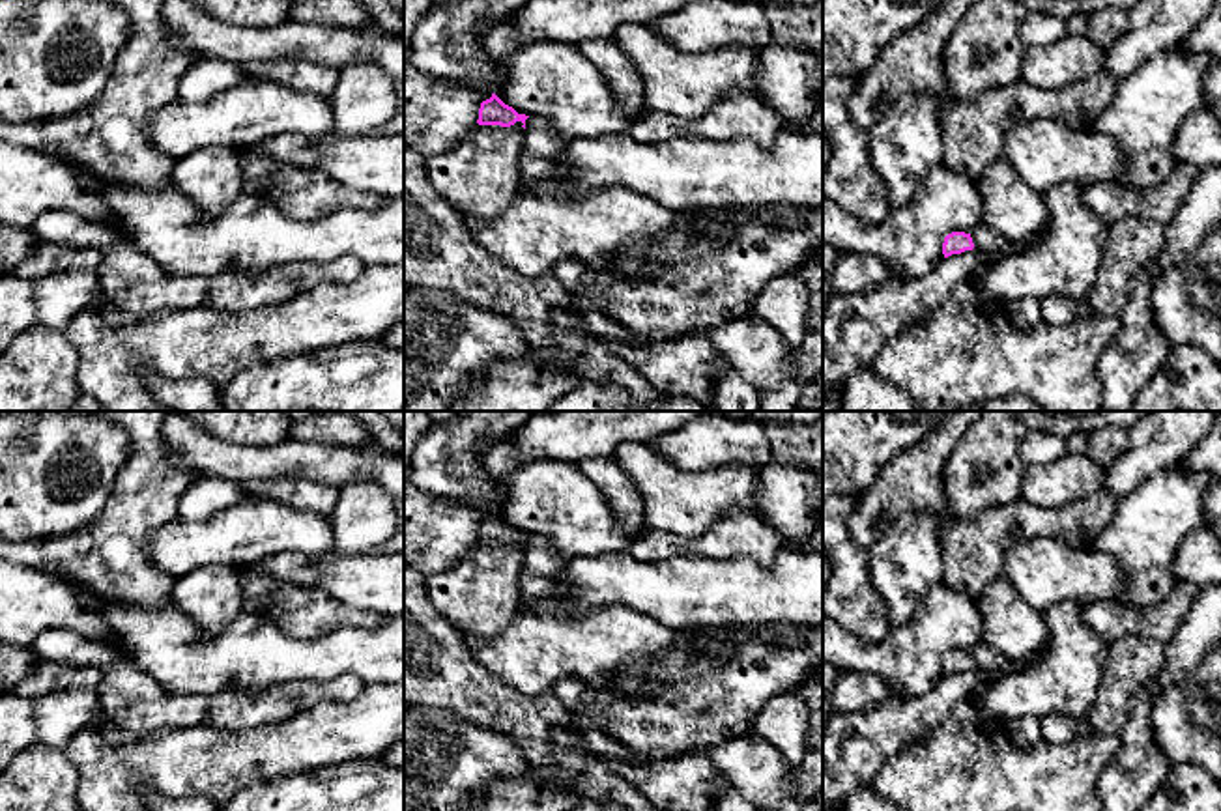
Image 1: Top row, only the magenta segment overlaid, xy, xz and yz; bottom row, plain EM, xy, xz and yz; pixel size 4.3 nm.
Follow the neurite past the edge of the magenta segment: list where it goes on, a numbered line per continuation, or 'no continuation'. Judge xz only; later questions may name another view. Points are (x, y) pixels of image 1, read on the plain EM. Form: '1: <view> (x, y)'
1: xz (539, 559)

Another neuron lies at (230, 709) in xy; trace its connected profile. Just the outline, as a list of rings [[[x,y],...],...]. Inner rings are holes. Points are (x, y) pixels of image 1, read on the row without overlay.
[[[352,673],[327,682],[294,680],[260,691],[221,690],[208,695],[206,723],[224,731],[245,731],[252,727],[286,721],[316,703],[355,701],[365,684]]]

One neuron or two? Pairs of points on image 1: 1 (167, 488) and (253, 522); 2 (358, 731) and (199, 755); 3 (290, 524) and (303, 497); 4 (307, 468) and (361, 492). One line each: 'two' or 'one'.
1: two
2: one
3: two
4: two

